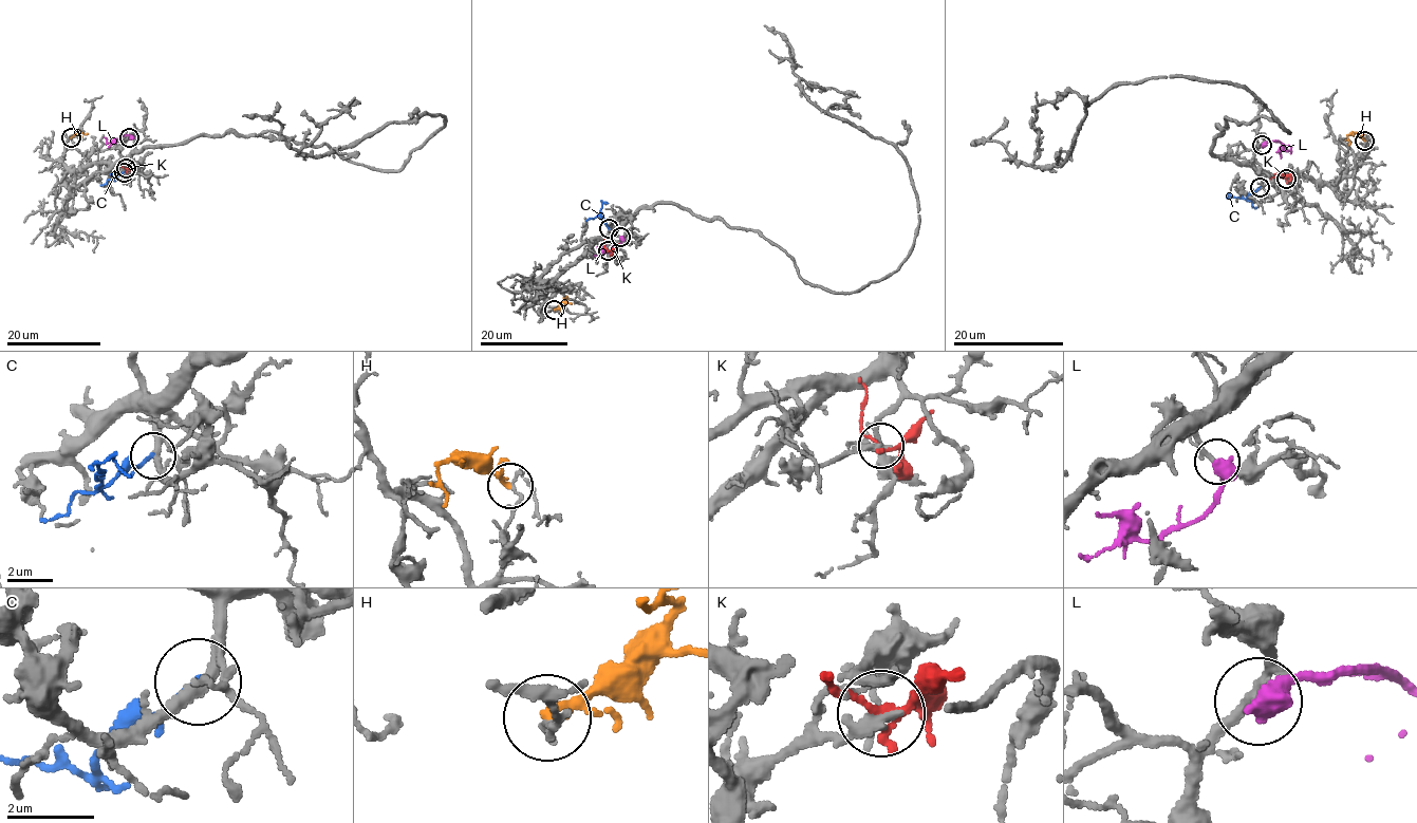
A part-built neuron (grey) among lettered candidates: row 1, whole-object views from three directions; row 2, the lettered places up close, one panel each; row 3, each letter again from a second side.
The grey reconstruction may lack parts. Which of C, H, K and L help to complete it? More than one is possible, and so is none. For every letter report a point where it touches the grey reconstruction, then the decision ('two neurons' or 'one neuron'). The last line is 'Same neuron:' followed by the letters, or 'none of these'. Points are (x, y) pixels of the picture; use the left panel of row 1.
C: meets grey at (124, 172); two neurons
H: meets grey at (71, 137); two neurons
K: meets grey at (126, 168); two neurons
L: meets grey at (129, 137); two neurons
Same neuron: none of these

